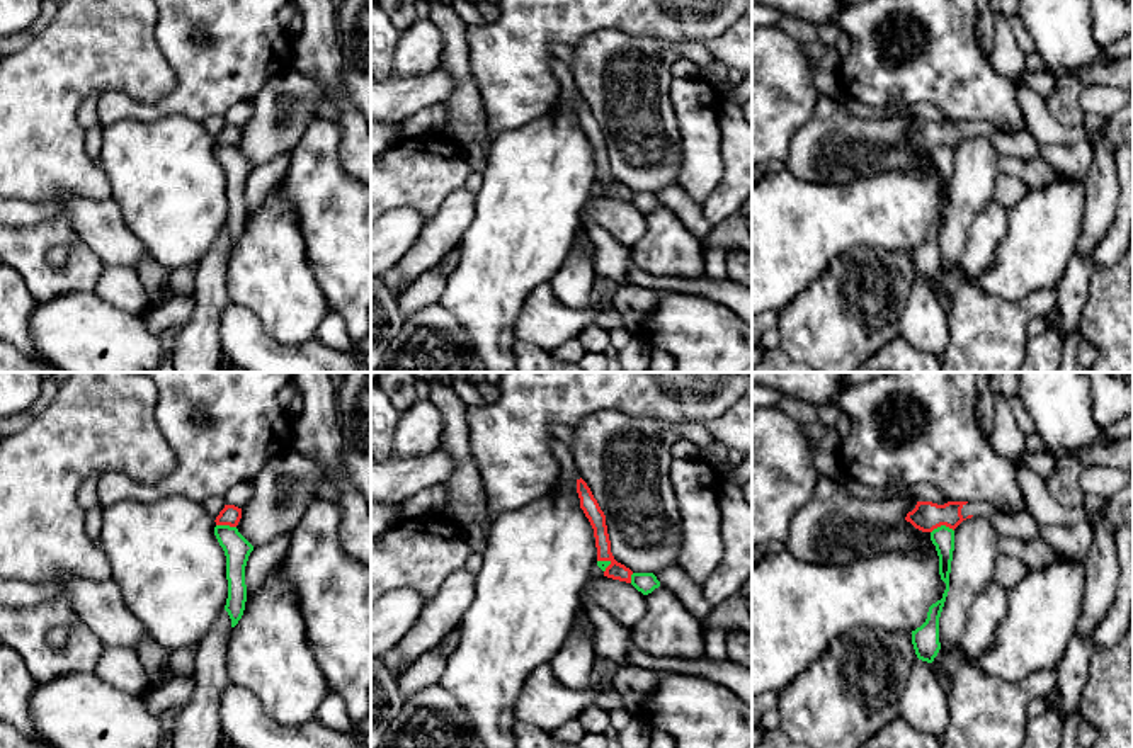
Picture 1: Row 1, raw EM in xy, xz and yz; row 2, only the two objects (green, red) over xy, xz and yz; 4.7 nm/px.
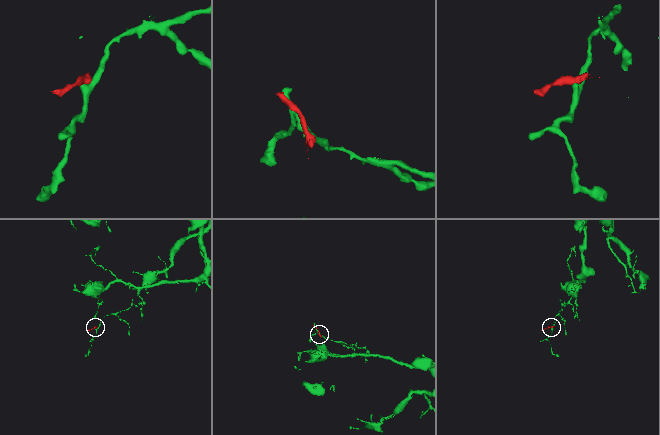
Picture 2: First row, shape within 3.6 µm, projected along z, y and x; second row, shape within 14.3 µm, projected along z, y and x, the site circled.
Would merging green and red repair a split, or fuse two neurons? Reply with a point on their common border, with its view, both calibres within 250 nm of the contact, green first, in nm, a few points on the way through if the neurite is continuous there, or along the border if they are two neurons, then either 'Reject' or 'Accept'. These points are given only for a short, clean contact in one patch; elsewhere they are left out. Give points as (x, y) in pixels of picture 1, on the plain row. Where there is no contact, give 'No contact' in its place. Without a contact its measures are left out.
Touches green at yz (941, 145). Thickness 110 nm (green) against 140 nm. Boundary: yz (953, 148), (938, 145), (931, 152). Reject

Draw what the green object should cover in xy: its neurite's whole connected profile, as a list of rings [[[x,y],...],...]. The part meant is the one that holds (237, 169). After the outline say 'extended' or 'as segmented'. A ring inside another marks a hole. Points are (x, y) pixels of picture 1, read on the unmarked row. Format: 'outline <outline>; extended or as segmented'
outline [[[216,144],[214,155],[226,175],[228,218],[225,230],[231,238],[231,246],[235,246],[245,230],[245,185],[253,165],[238,151],[236,146]]]; as segmented

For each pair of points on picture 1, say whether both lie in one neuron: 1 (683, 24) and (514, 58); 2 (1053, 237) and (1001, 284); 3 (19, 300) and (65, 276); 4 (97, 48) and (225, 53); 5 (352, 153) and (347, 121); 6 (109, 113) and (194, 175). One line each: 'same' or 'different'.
1: same
2: same
3: different
4: different
5: same
6: different

